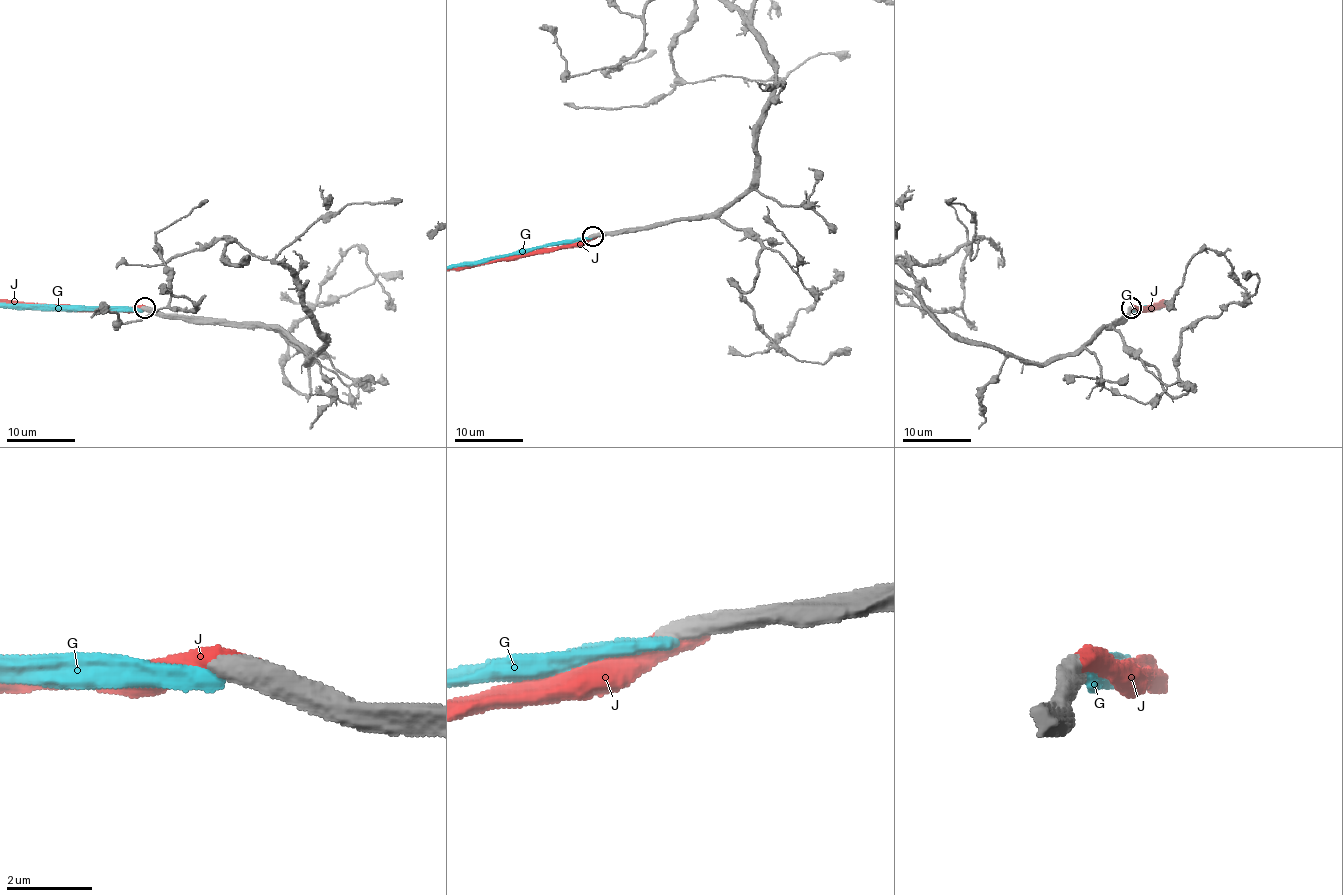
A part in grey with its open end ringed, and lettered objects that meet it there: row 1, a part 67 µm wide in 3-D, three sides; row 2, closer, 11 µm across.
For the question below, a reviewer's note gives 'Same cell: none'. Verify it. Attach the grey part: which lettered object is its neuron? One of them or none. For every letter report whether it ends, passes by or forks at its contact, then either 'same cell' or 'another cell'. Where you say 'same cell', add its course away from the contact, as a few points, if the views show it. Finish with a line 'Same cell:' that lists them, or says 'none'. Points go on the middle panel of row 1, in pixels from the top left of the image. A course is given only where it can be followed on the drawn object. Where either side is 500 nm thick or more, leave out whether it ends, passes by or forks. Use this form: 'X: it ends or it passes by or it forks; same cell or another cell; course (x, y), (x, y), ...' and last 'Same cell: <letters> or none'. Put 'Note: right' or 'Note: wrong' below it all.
G: another cell
J: same cell
Same cell: J
Note: wrong

